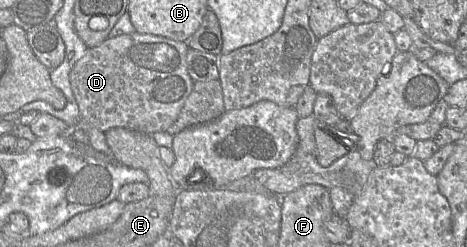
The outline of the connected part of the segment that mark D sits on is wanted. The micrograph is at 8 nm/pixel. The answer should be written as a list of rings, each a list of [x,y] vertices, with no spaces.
[[[138,32],[107,38],[98,46],[88,48],[86,54],[76,62],[69,76],[81,118],[103,132],[114,127],[149,135],[167,132],[177,120],[193,89],[194,81],[188,73],[186,62],[188,49],[186,42]]]

